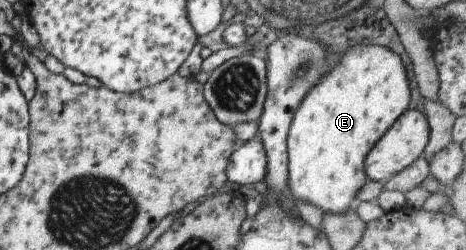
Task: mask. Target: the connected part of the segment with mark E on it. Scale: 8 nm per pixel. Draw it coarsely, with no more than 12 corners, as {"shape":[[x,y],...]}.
{"shape":[[352,47],[300,99],[291,198],[354,210],[364,159],[406,111],[400,57]]}

